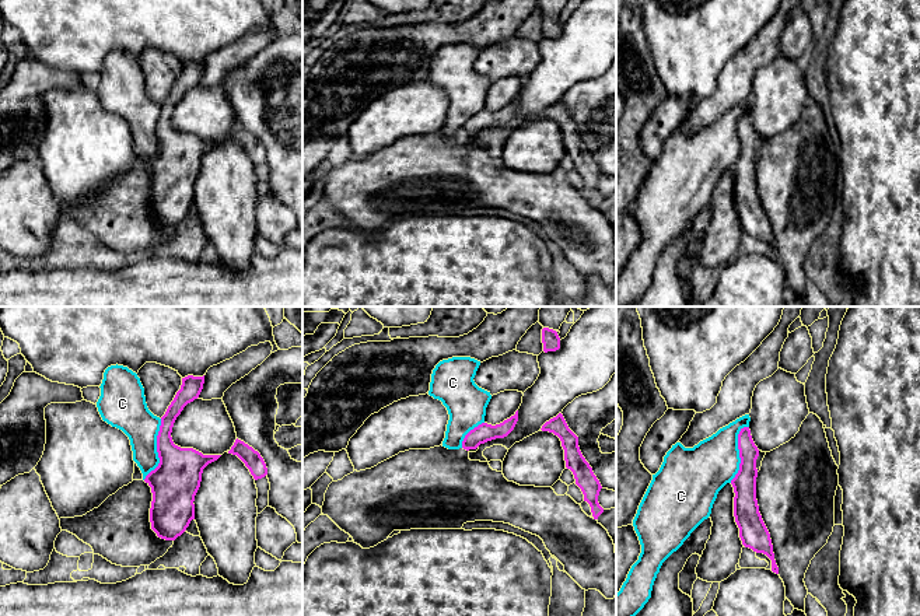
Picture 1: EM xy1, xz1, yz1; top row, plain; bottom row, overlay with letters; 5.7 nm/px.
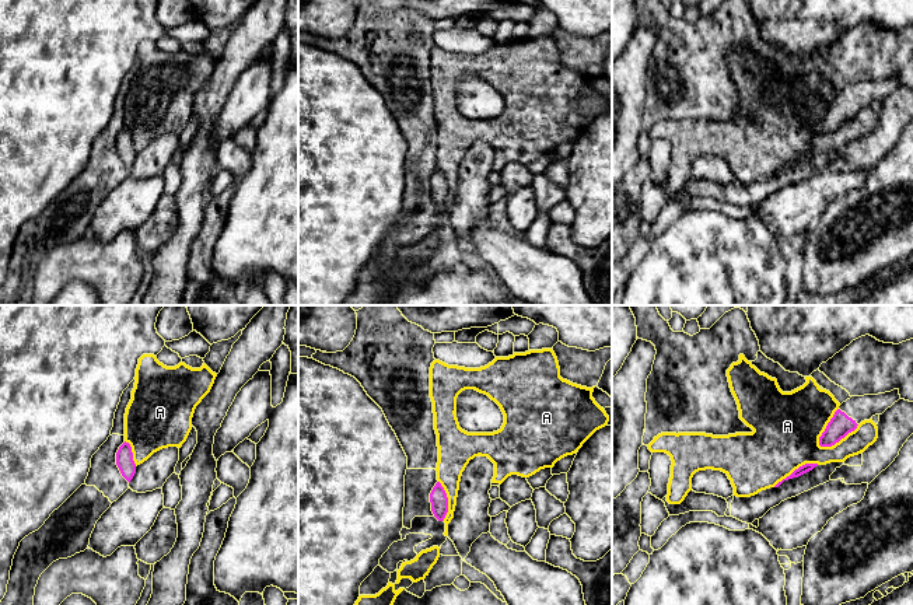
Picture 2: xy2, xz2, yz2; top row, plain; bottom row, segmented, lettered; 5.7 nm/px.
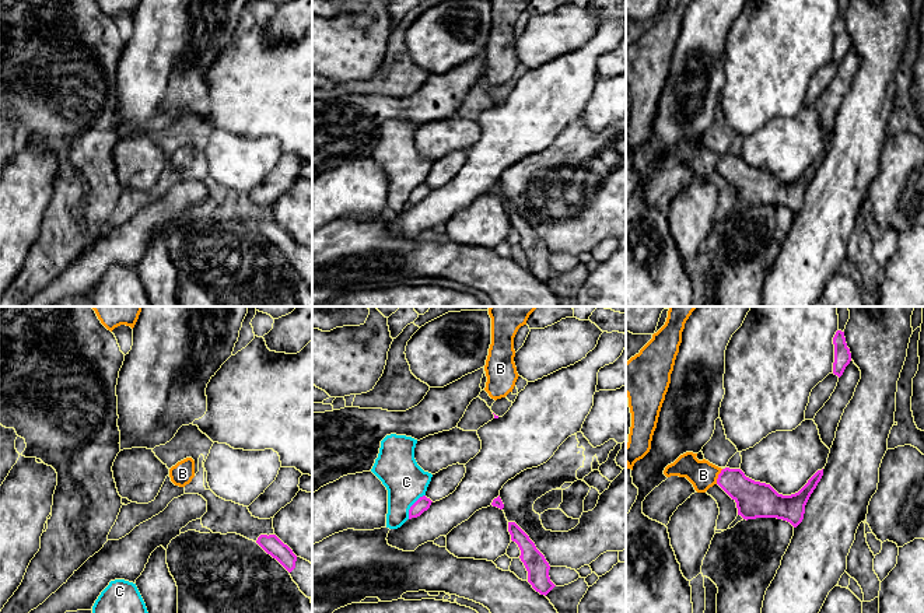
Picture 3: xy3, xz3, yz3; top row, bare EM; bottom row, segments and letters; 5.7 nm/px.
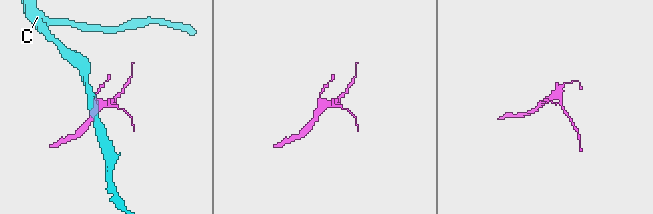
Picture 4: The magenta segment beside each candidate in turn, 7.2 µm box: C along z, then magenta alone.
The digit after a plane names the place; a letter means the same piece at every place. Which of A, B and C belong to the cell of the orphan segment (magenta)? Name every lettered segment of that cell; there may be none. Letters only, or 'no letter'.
B

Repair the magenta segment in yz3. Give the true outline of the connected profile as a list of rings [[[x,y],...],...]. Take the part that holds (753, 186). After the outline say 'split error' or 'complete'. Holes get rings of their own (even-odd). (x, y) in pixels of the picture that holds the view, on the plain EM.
[[[686,139],[664,157],[666,164],[686,164],[697,179],[706,179],[718,171],[735,189],[743,206],[777,204],[797,214],[805,200],[805,192],[823,162],[818,157],[795,181],[778,181],[770,171],[755,168],[741,155],[721,155],[708,147],[699,147],[697,140]]]; split error

